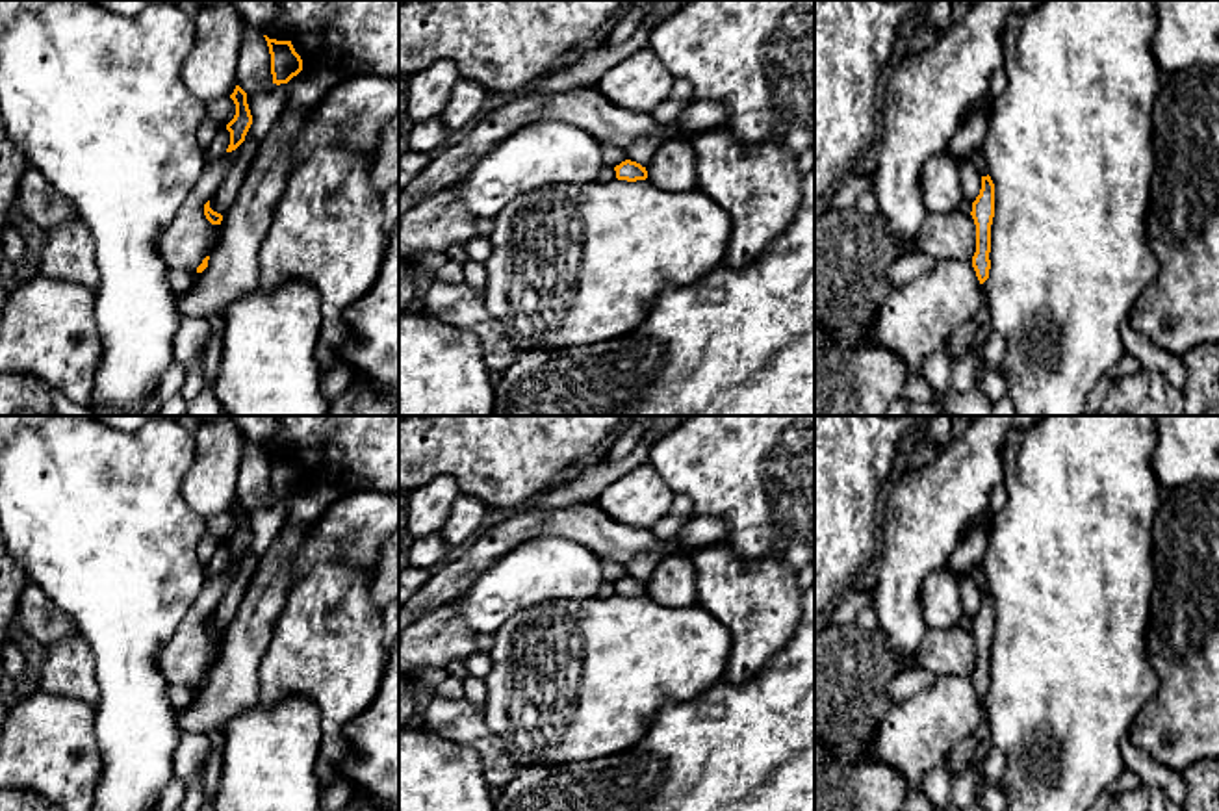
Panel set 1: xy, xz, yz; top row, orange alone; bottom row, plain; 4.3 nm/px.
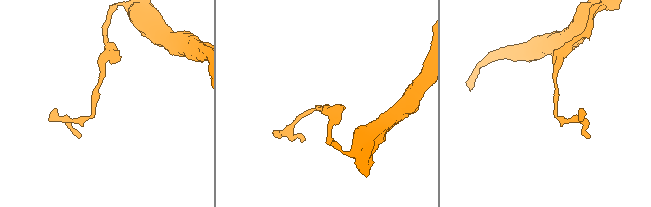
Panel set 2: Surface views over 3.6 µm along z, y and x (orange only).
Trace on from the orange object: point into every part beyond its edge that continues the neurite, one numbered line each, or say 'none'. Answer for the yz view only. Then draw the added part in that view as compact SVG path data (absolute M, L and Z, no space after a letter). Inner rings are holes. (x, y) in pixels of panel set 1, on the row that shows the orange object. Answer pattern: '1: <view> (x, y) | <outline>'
none

